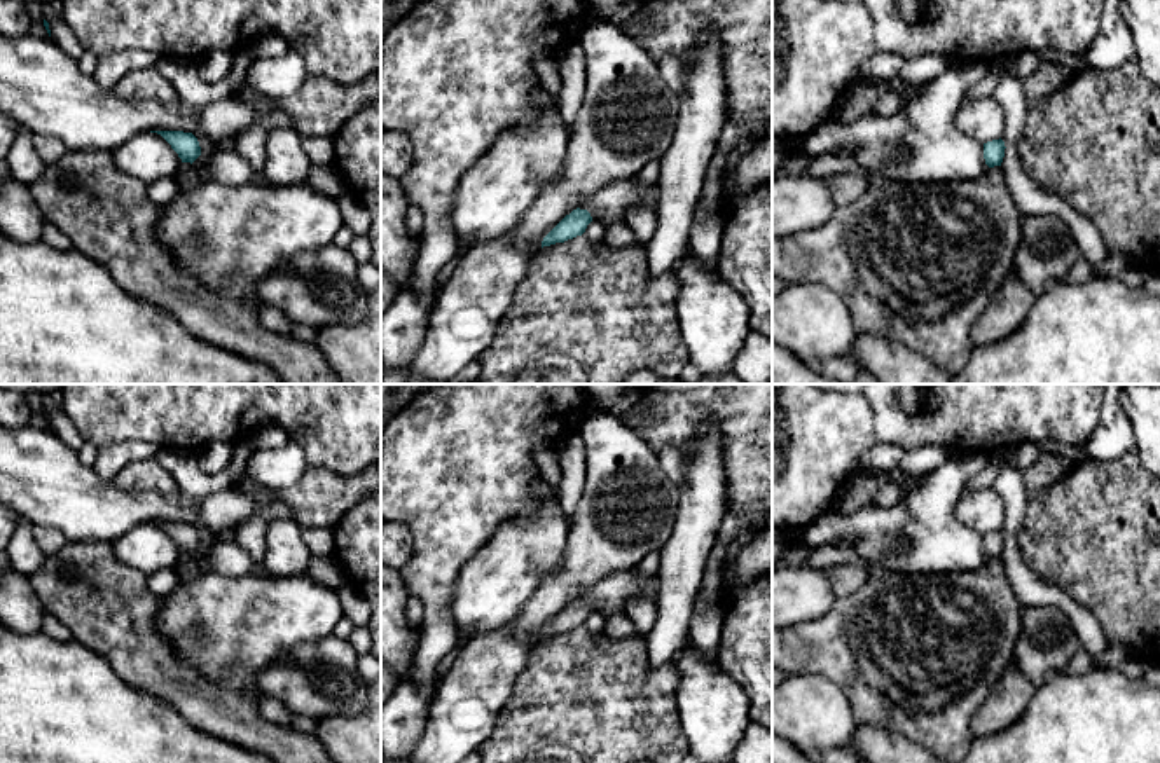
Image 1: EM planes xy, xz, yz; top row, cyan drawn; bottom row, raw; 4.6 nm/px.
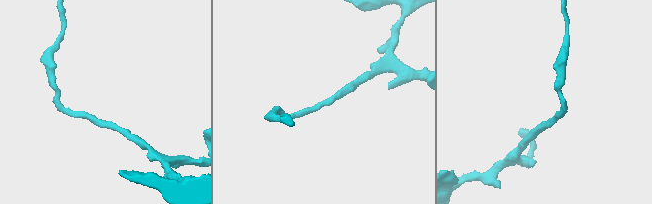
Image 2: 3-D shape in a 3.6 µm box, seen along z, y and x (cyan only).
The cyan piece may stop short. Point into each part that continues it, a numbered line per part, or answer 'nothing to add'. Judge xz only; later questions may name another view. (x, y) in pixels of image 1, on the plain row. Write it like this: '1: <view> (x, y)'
nothing to add

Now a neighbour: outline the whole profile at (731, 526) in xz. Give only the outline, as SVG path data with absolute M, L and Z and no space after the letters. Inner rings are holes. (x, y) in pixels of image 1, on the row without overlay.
M727 512L718 531L716 545L730 543L739 536L741 529L742 529L742 517L739 513Z

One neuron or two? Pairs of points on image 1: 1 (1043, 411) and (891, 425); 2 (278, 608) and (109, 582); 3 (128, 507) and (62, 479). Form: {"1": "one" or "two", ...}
{"1": "one", "2": "two", "3": "one"}

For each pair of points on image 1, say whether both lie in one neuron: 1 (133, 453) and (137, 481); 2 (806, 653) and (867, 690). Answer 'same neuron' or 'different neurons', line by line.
1: different neurons
2: same neuron

